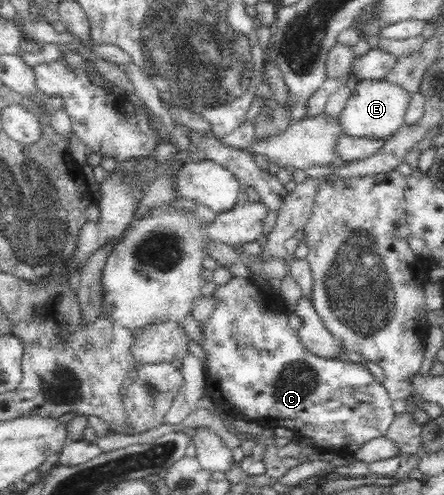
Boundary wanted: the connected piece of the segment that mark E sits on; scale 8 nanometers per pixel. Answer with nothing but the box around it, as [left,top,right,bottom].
[337,79,409,140]

